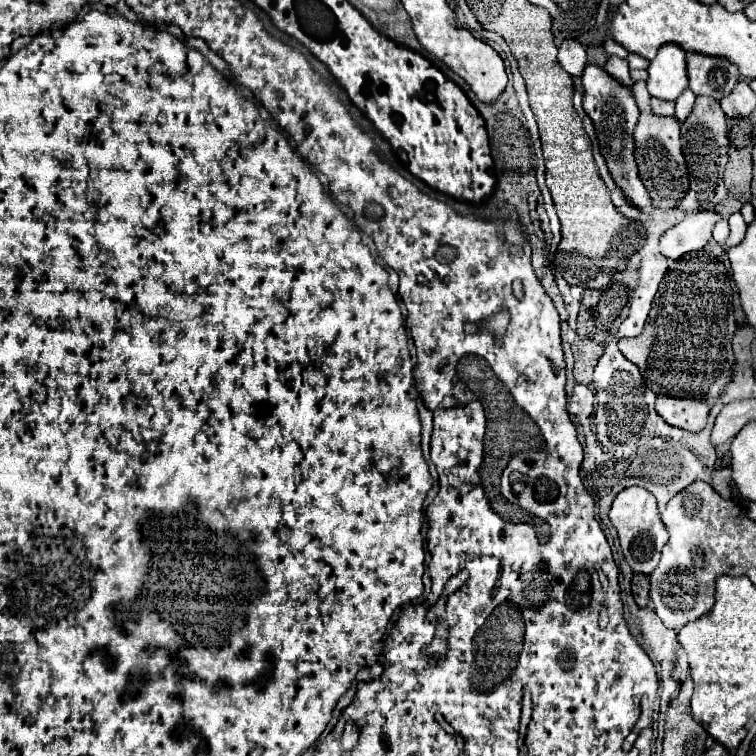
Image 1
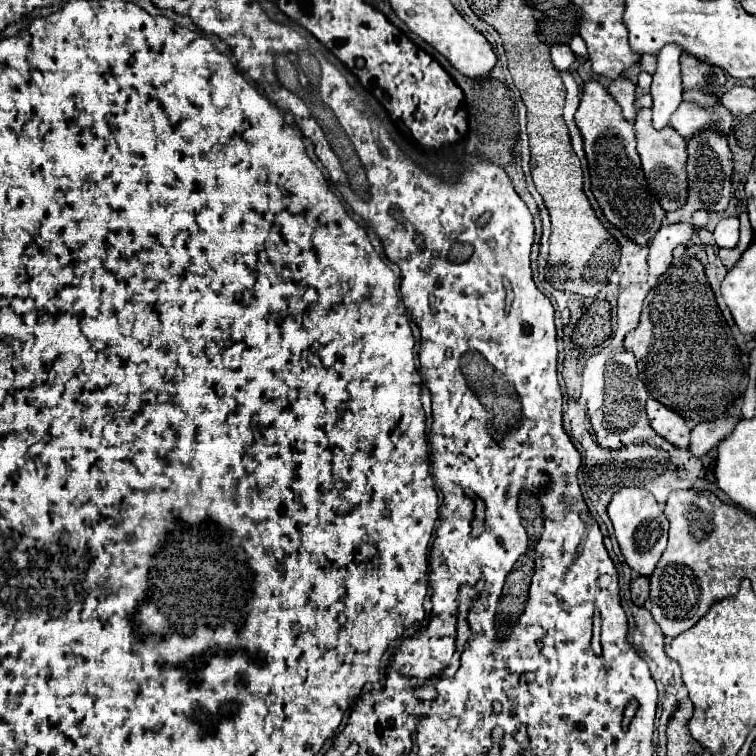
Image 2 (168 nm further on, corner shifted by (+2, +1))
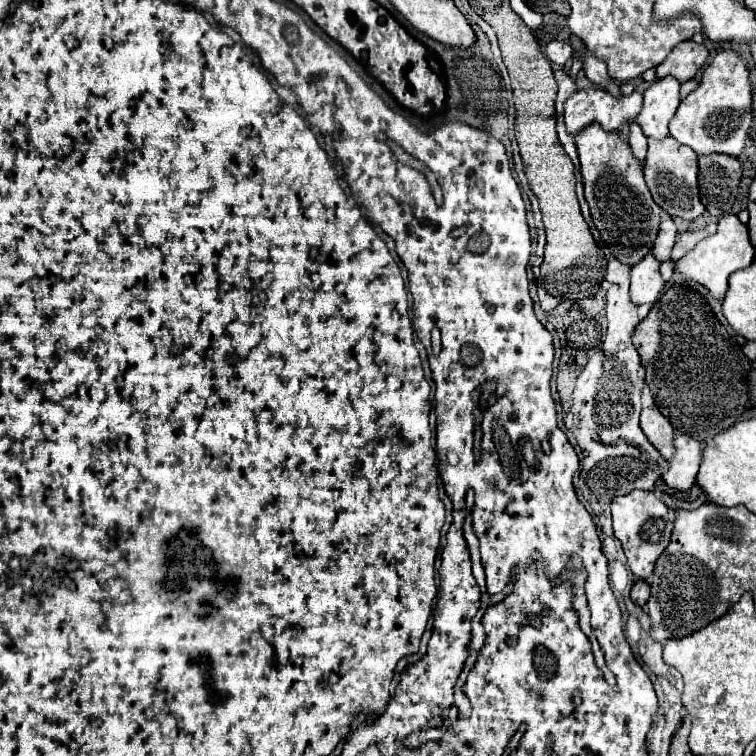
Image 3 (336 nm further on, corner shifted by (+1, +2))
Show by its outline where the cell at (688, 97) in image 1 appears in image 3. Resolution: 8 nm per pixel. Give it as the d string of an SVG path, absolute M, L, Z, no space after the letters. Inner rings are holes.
M723 50L705 68L699 86L681 100L677 114L669 124L669 132L677 142L693 148L699 156L713 152L739 156L745 146L751 122L751 82L747 64L737 52Z

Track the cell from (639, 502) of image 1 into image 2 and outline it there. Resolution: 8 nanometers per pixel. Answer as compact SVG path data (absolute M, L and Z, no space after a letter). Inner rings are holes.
M620 489L608 505L608 515L614 525L614 535L618 539L620 551L630 569L644 577L650 577L660 555L666 549L668 539L668 519L658 501L650 495L650 491L644 489Z

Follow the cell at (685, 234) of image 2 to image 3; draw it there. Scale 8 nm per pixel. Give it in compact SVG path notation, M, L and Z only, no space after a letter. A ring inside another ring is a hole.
M647 254L637 266L631 270L631 300L641 306L641 304L653 304L665 282L659 272L661 262L655 258L655 254Z

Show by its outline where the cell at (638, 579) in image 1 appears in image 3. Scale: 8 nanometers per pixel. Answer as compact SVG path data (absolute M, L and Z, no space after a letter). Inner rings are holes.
M637 580L633 584L633 590L631 590L631 600L637 604L637 606L645 606L647 600L649 600L649 584L645 580Z

